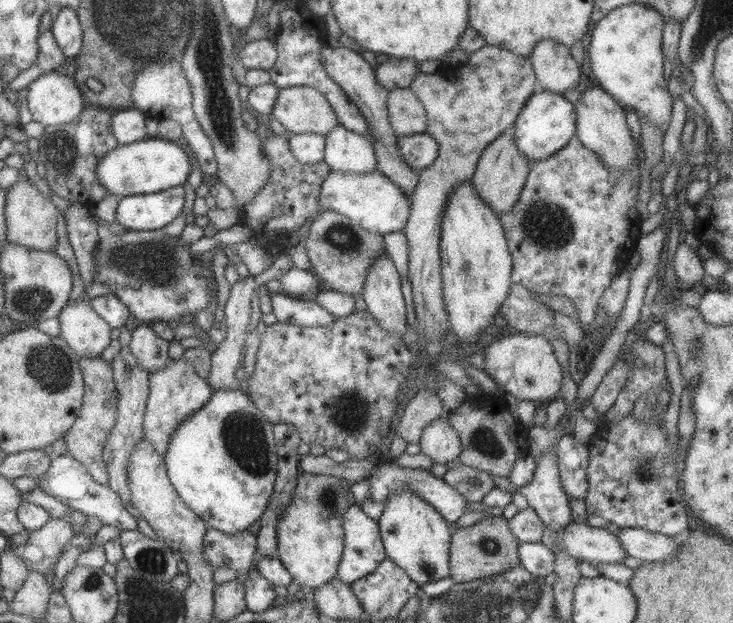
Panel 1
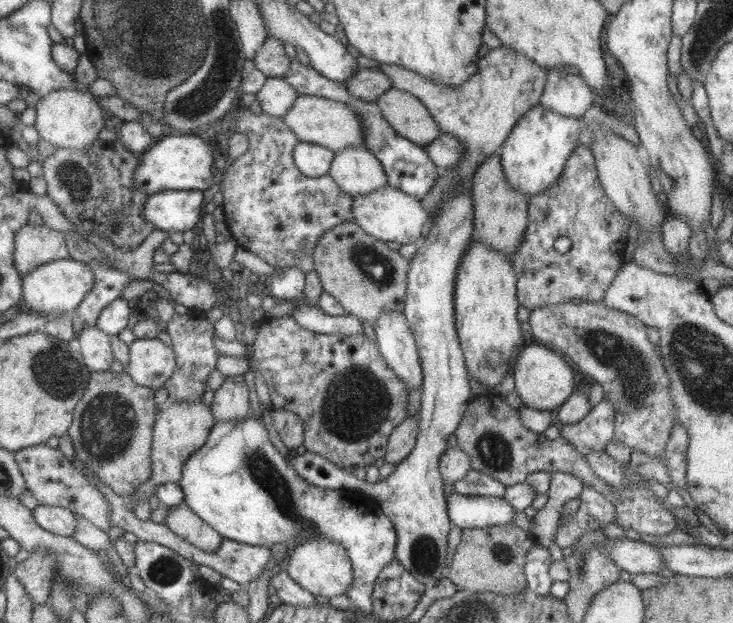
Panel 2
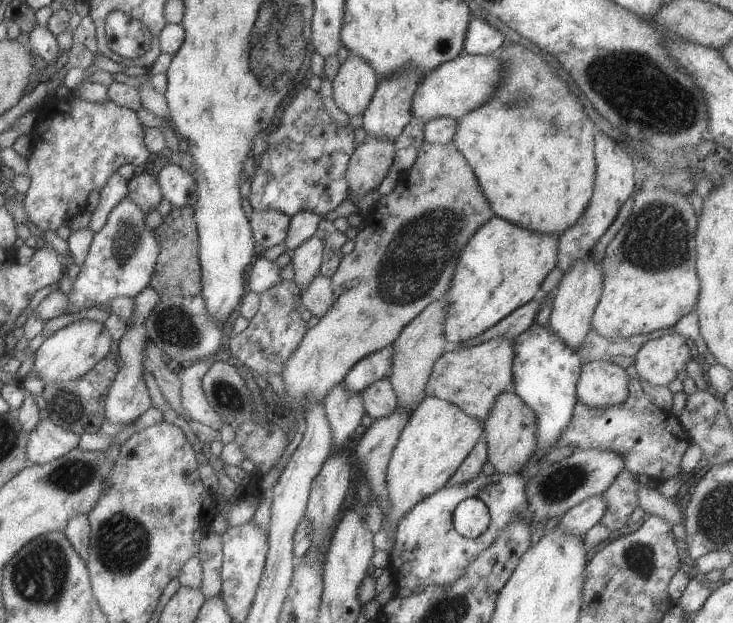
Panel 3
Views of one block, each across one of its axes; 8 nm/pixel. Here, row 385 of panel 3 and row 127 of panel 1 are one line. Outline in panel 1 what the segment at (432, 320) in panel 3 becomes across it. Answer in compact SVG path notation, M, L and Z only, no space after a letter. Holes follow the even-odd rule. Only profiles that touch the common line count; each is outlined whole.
M409 87L388 91L386 102L389 124L397 136L421 134L426 126L426 110Z

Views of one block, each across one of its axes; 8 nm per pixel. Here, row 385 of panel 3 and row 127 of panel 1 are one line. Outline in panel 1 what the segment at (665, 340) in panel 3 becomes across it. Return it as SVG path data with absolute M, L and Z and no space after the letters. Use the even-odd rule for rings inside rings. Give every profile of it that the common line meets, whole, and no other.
M625 4L601 17L588 36L589 67L597 86L612 96L626 110L643 114L653 128L666 130L673 97L663 80L661 50L663 16L645 4Z

